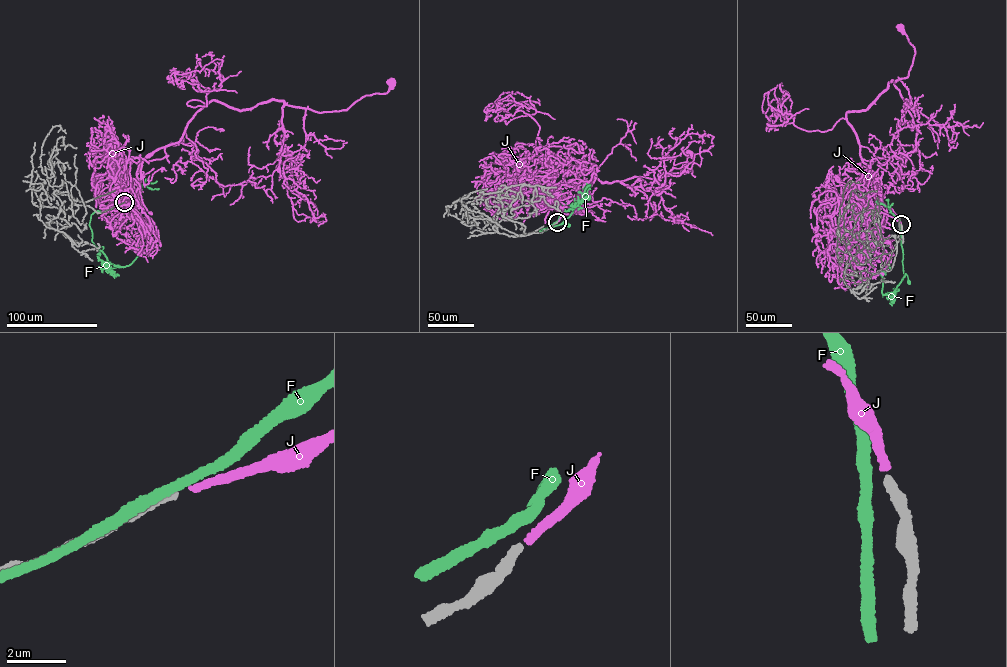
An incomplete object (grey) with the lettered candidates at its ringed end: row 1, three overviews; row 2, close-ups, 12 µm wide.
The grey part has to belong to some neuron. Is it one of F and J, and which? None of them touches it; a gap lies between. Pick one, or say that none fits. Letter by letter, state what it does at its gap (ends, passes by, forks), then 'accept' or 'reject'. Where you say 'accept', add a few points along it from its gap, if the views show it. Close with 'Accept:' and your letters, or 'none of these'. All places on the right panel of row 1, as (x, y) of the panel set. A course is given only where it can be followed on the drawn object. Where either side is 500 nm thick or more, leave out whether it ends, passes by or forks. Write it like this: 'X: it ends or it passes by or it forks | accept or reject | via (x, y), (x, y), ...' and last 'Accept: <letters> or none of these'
F: it passes by | reject
J: it ends | accept | via (901, 224), (879, 210), (874, 178), (846, 114), (865, 109), (889, 82), (908, 76), (915, 53), (901, 28)
Accept: J

